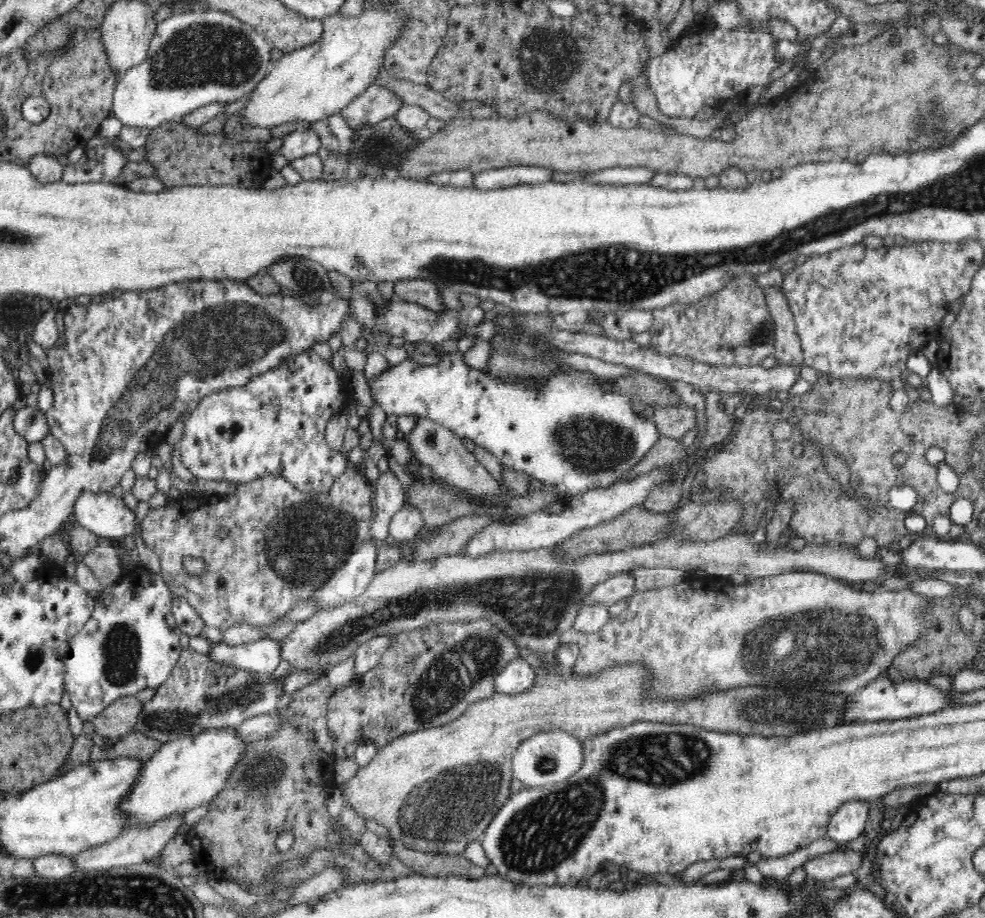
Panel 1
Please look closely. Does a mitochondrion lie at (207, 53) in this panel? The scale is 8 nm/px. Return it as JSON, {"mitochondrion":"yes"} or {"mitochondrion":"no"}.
{"mitochondrion":"yes"}

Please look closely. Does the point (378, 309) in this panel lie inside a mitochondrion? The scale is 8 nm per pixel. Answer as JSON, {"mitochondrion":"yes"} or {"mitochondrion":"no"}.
{"mitochondrion":"no"}

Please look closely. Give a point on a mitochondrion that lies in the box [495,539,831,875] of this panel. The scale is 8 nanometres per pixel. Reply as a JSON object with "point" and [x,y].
{"point":[546,764]}

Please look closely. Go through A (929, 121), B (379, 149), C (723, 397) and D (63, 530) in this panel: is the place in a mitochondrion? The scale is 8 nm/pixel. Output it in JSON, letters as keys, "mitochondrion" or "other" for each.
{"A":"mitochondrion","B":"mitochondrion","C":"other","D":"other"}

